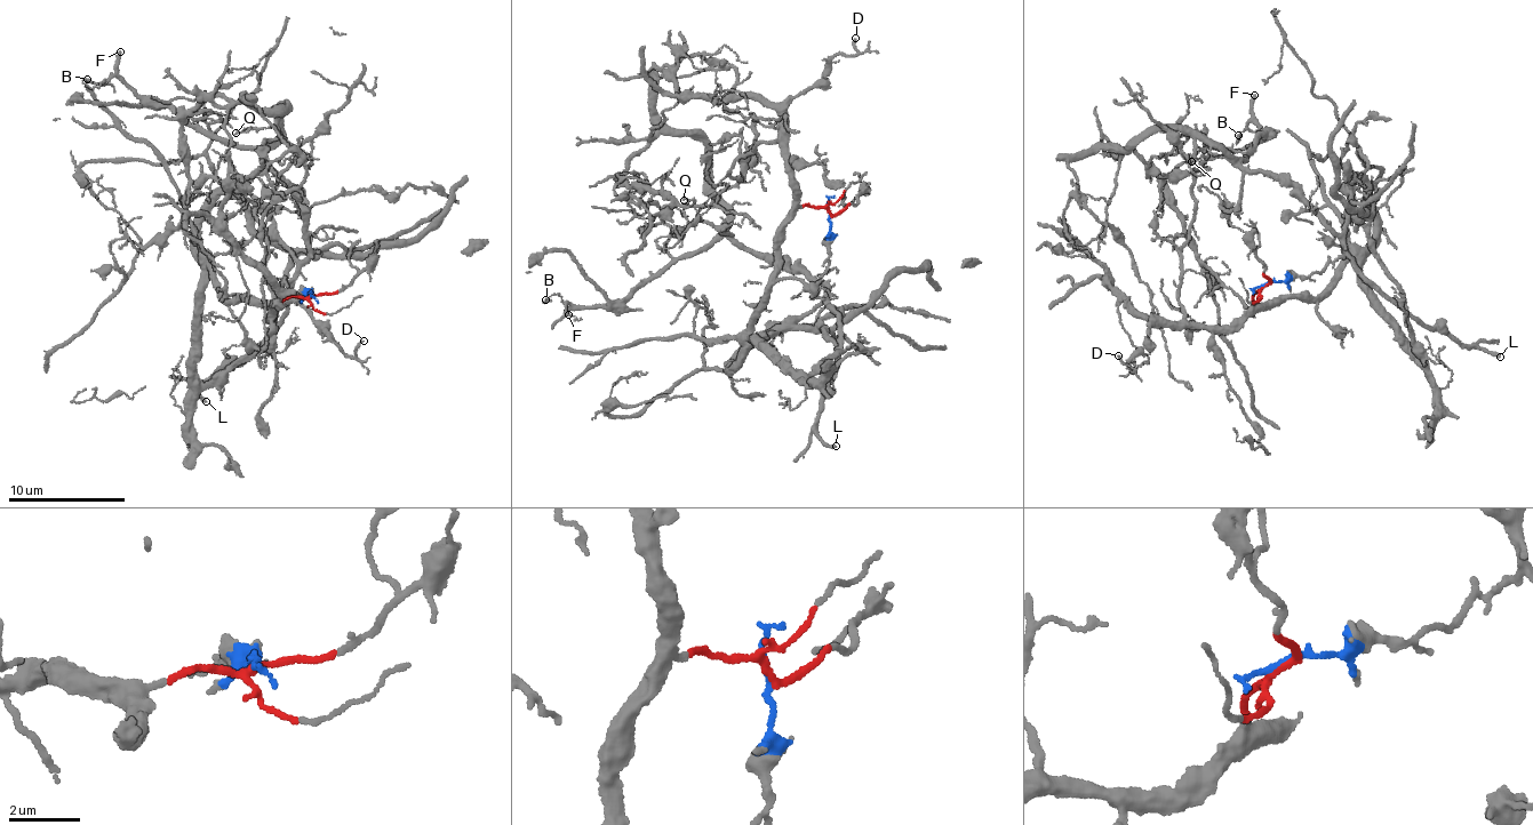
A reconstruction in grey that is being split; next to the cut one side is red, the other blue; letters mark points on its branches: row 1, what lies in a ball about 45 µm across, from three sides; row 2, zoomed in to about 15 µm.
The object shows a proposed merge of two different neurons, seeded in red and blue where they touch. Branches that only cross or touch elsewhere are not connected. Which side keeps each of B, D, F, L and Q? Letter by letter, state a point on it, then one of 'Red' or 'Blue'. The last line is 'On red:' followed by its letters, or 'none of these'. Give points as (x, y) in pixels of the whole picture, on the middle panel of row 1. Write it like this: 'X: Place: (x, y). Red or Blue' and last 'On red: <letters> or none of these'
B: Place: (545, 299). Blue
D: Place: (855, 38). Red
F: Place: (568, 314). Blue
L: Place: (836, 446). Blue
Q: Place: (684, 200). Blue
On red: D

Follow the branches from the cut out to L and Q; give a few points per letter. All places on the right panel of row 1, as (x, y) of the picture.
L: (1263, 287), (1270, 281), (1309, 279), (1347, 258), (1423, 325), (1444, 327), (1451, 337), (1500, 357)
Q: (1263, 287), (1309, 279), (1343, 256), (1342, 246), (1300, 191), (1224, 159), (1219, 147), (1199, 139), (1192, 162)

